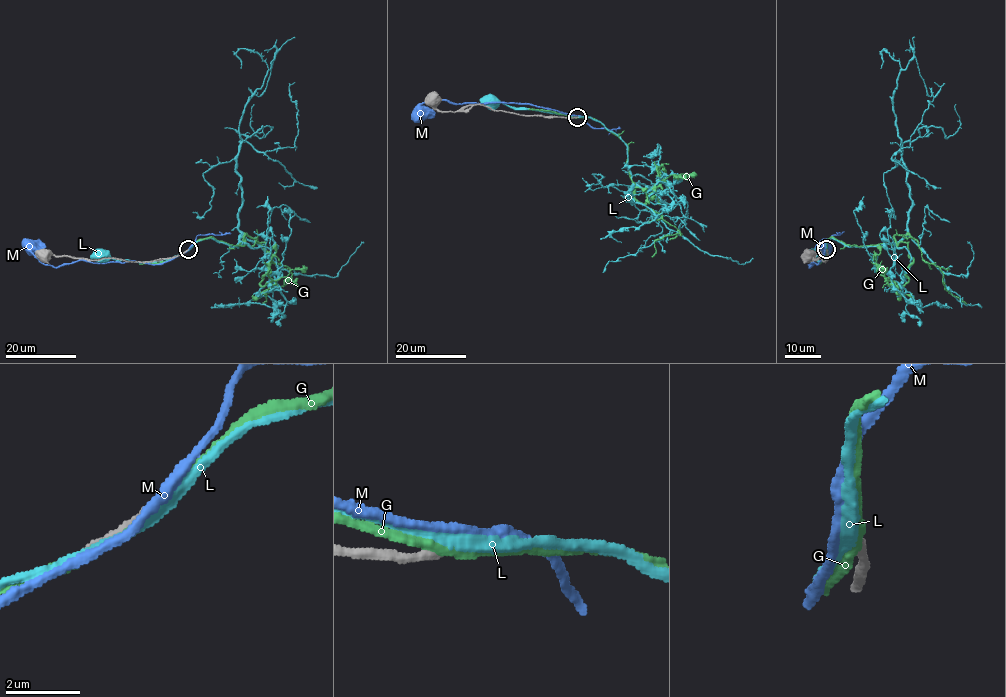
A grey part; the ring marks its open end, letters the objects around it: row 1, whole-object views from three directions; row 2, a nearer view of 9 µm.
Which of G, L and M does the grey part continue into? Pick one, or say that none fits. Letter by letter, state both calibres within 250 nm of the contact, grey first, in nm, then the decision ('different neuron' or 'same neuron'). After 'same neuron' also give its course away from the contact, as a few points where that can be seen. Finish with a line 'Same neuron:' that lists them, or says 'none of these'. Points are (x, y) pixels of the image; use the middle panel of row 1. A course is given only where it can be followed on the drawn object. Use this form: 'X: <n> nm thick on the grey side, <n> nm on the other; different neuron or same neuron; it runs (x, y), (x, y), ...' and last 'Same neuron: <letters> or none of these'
G: 300 nm thick on the grey side, 260 nm on the other; different neuron
L: 240 nm thick on the grey side, 280 nm on the other; different neuron
M: 220 nm thick on the grey side, 240 nm on the other; different neuron
Same neuron: none of these

